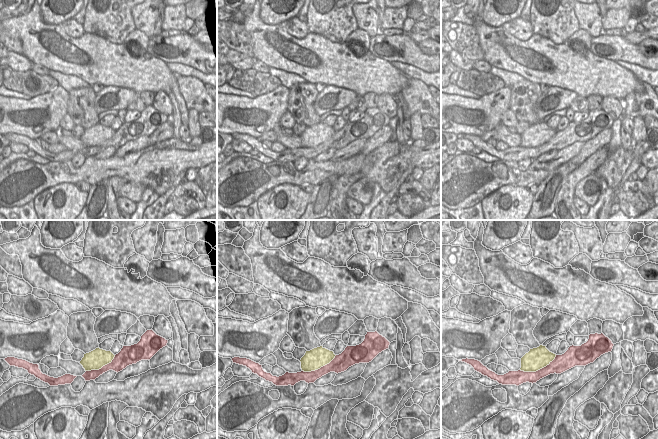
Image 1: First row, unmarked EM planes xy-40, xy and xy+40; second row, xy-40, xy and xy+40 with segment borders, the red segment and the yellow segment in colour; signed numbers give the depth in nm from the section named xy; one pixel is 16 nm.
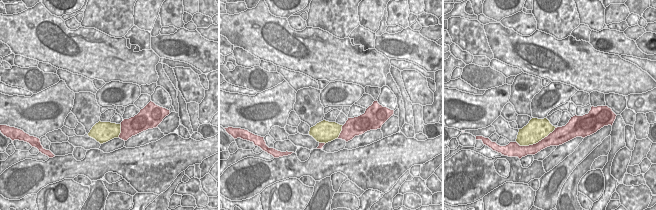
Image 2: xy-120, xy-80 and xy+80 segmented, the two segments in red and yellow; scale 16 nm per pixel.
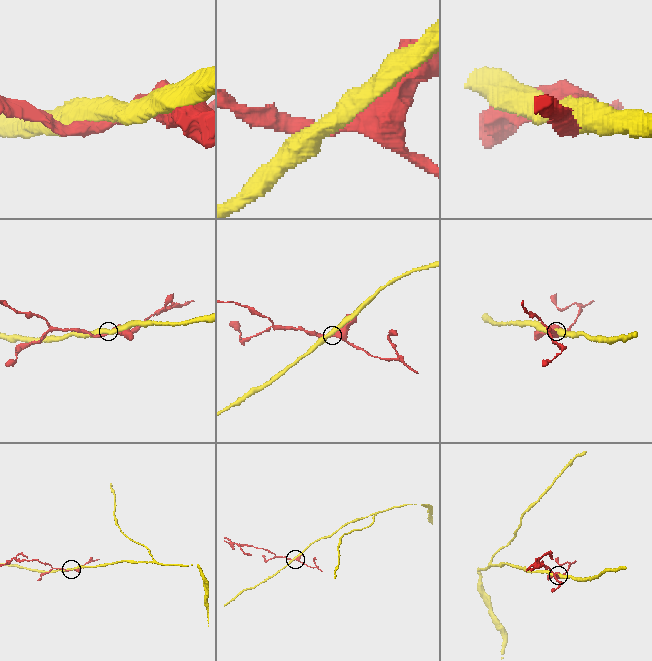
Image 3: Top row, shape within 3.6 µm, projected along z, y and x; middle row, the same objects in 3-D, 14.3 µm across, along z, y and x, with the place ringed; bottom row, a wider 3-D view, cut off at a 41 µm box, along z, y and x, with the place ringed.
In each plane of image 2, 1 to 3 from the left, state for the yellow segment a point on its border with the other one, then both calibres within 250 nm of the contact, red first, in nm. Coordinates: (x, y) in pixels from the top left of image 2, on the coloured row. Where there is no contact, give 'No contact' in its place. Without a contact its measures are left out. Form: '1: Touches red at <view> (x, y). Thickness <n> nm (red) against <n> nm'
1: Touches red at xy-120 (121, 130). Thickness 300 nm (red) against 320 nm
2: Touches red at xy-80 (341, 132). Thickness 300 nm (red) against 340 nm
3: Touches red at xy+80 (536, 143). Thickness 190 nm (red) against 360 nm.

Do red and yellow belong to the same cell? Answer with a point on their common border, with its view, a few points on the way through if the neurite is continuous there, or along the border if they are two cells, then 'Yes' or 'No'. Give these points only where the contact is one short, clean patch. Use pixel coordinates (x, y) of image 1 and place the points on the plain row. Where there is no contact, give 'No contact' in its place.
Touches red at xy+40 (538, 146). No.

